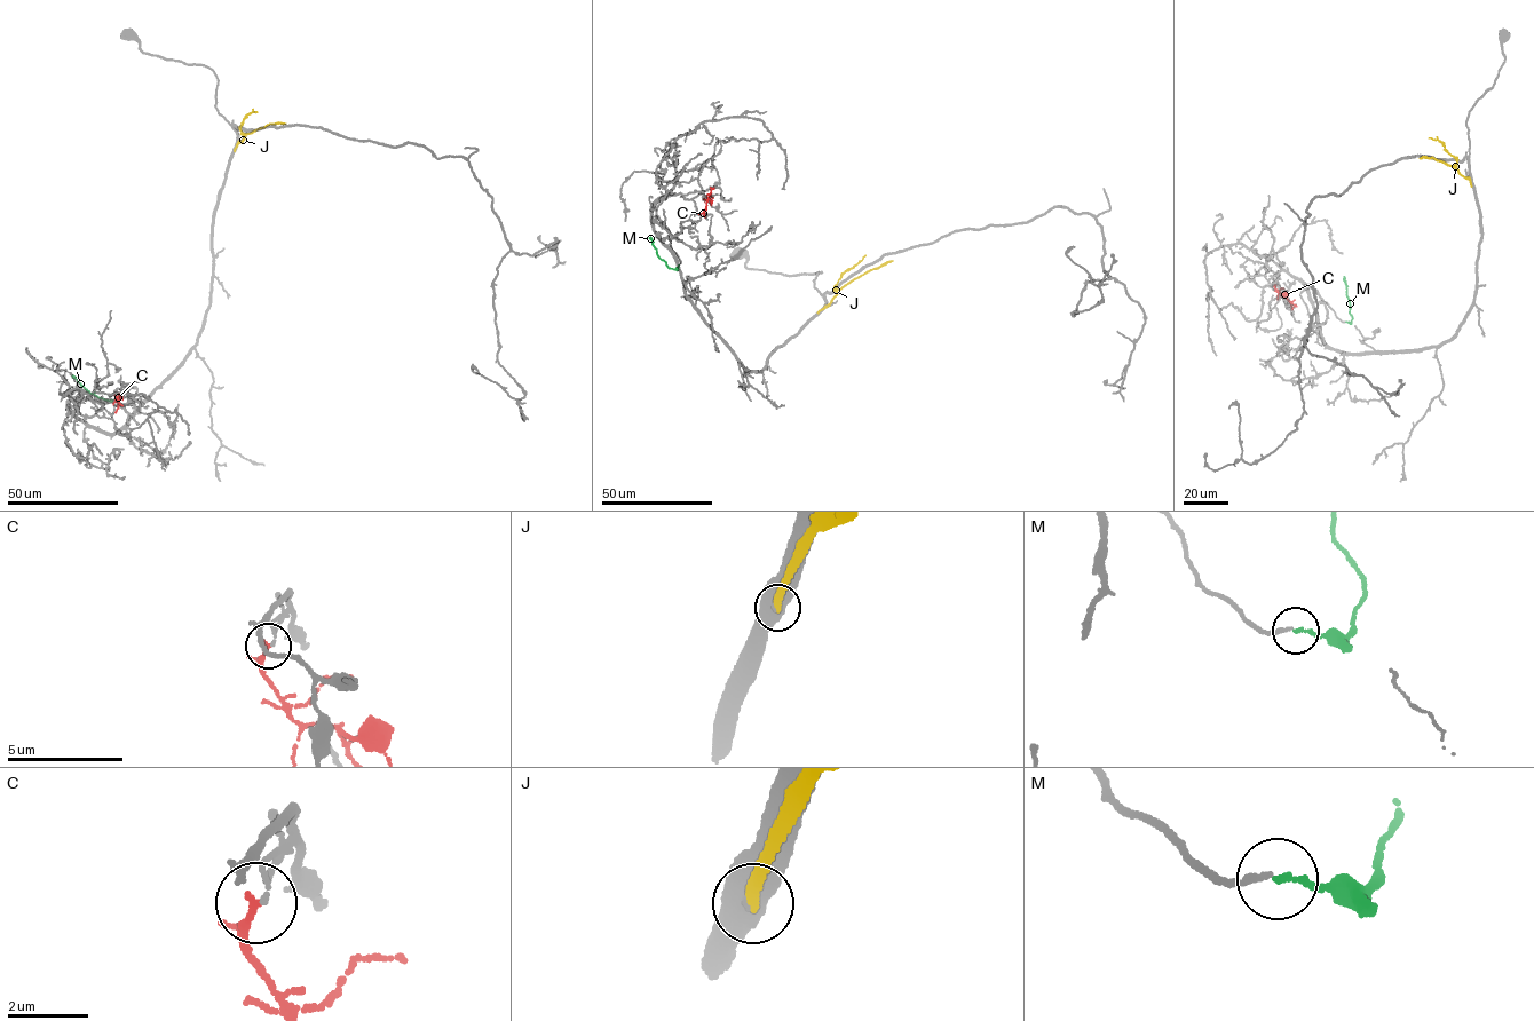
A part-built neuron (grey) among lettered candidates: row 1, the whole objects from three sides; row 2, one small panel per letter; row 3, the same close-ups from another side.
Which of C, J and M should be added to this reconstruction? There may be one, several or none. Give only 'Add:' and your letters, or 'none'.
Add: M

